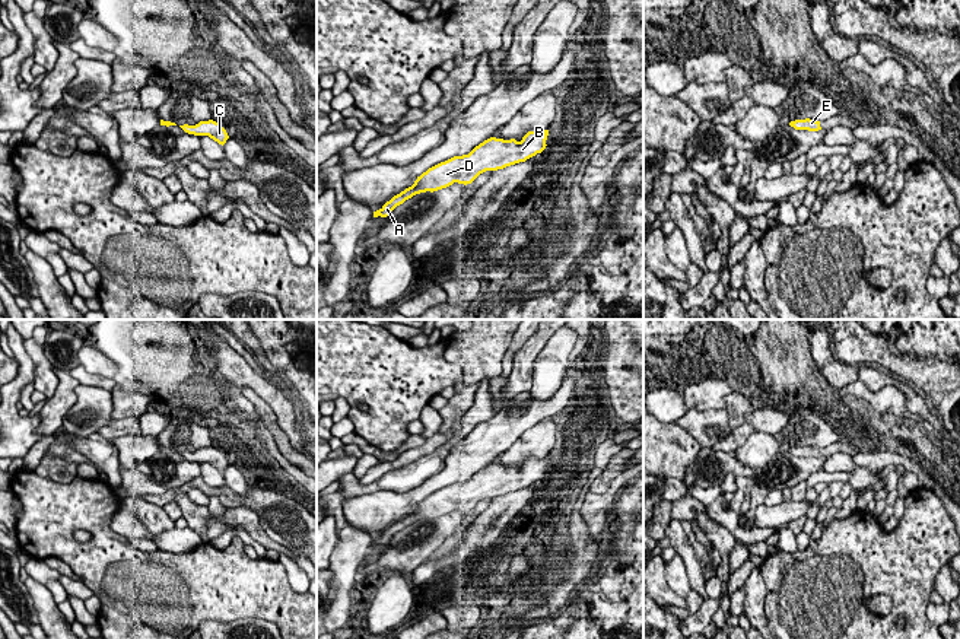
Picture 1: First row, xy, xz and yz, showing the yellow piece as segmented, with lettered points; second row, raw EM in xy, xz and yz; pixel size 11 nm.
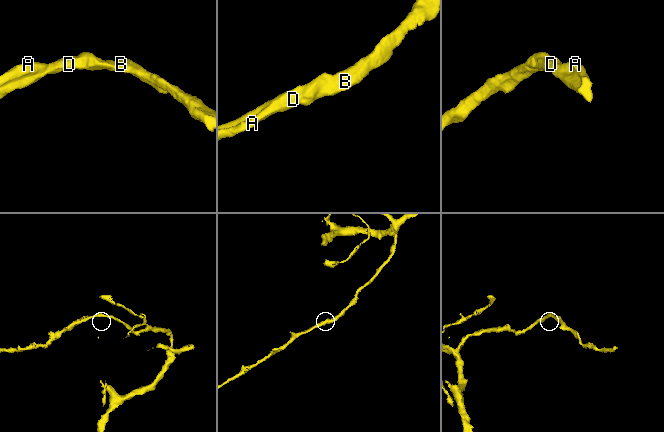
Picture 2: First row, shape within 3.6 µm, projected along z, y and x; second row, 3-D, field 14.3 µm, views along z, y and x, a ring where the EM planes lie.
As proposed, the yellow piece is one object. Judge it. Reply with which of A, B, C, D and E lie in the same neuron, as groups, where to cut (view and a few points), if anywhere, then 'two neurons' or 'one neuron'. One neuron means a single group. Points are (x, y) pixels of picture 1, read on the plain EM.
groups A B C D E; cut none; one neuron

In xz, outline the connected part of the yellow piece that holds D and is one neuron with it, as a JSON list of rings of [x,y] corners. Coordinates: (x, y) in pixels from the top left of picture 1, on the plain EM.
[[[549,457],[528,458],[521,468],[515,465],[503,467],[490,464],[476,473],[468,481],[454,483],[423,499],[414,511],[400,521],[394,522],[379,537],[373,538],[373,544],[387,544],[406,527],[426,518],[438,518],[458,511],[471,511],[480,500],[486,497],[498,497],[506,493],[525,489],[527,486],[541,480],[546,476]]]

